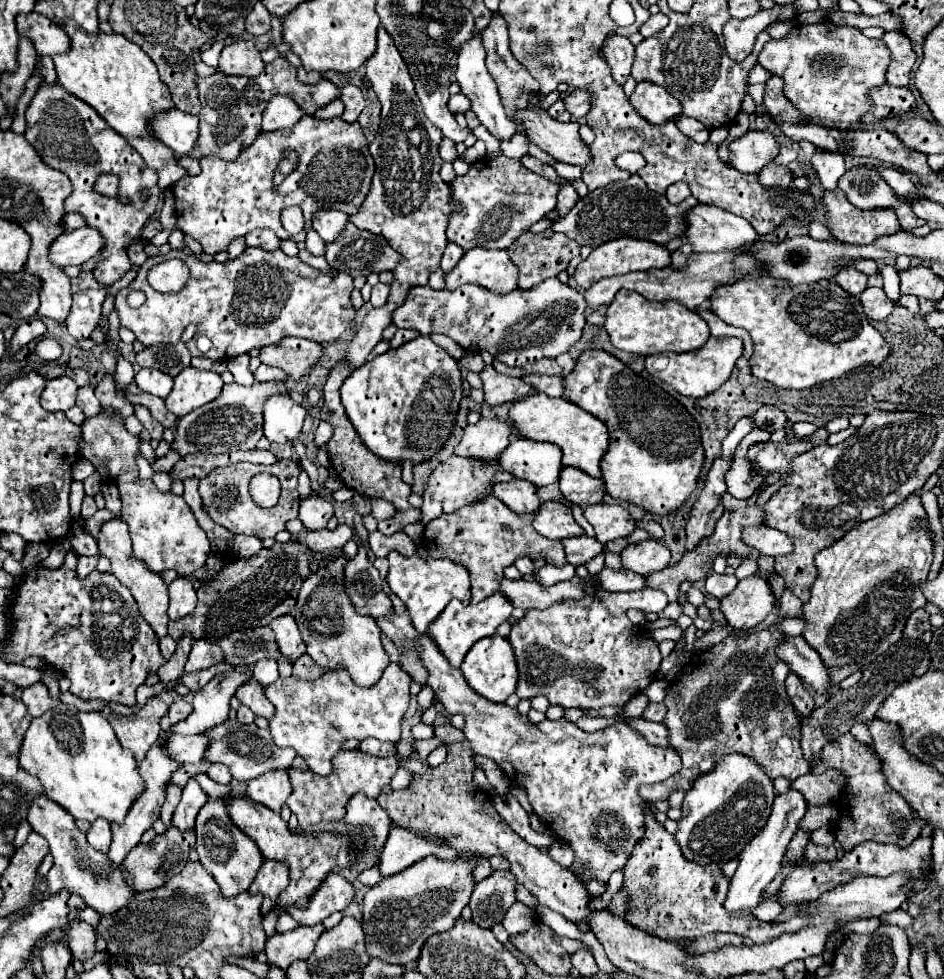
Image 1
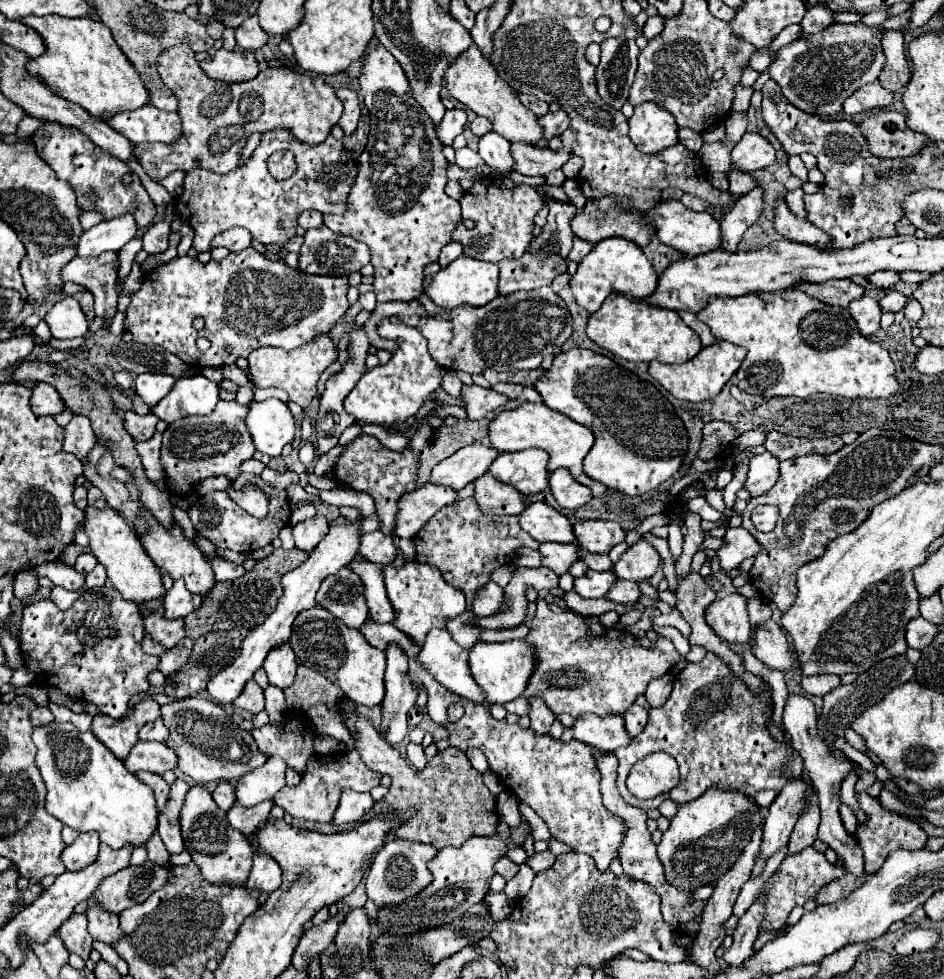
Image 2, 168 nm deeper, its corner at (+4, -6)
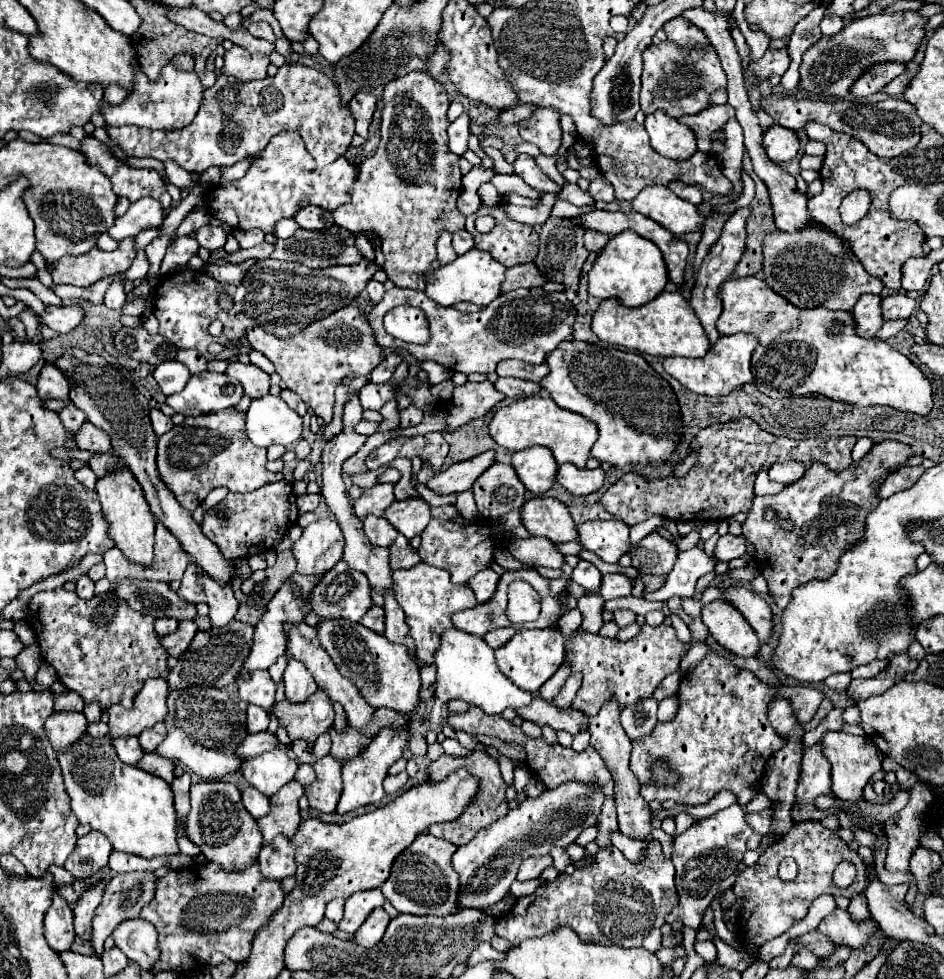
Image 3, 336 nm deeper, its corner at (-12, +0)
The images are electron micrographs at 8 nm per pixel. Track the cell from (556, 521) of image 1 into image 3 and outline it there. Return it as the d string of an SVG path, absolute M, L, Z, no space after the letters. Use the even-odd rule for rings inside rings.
M532 498L522 506L520 514L532 536L550 538L556 544L578 540L578 530L568 508L556 498Z

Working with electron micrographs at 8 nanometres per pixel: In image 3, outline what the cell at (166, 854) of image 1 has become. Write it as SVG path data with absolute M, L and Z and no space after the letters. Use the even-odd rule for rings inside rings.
M124 872L124 874L116 874L114 878L108 880L106 888L104 888L104 898L102 904L96 910L96 916L92 920L92 946L96 950L96 956L102 954L102 944L104 940L112 934L112 930L128 918L138 918L140 910L152 900L154 892L156 892L156 884L158 884L158 876L154 872Z

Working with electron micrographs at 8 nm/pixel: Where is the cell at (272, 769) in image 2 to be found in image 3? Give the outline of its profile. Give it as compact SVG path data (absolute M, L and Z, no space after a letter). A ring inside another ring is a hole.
M272 750L256 758L248 758L242 766L244 778L268 798L272 798L284 784L288 784L296 770L296 760L290 758L284 750Z

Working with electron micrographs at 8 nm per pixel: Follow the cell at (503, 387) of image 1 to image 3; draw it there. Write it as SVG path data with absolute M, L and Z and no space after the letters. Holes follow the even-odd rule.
M466 382L454 388L454 398L446 406L448 430L456 430L474 418L484 418L492 408L496 408L506 396L494 388L492 382Z

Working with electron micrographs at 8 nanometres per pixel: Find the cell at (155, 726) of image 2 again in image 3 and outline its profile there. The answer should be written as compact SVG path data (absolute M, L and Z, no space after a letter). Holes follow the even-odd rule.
M160 722L160 724L156 724L154 728L144 730L144 732L138 736L138 740L140 740L140 744L142 744L142 748L144 748L146 752L152 752L152 750L164 740L164 736L166 736L166 726L164 726L164 722Z

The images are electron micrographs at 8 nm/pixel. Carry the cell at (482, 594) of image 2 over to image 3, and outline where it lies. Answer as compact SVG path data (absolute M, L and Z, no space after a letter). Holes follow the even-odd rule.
M488 568L488 570L478 572L478 574L468 582L468 586L476 592L476 600L478 600L480 604L484 604L484 602L488 602L488 600L494 596L498 580L500 580L500 576L498 576L492 568Z

